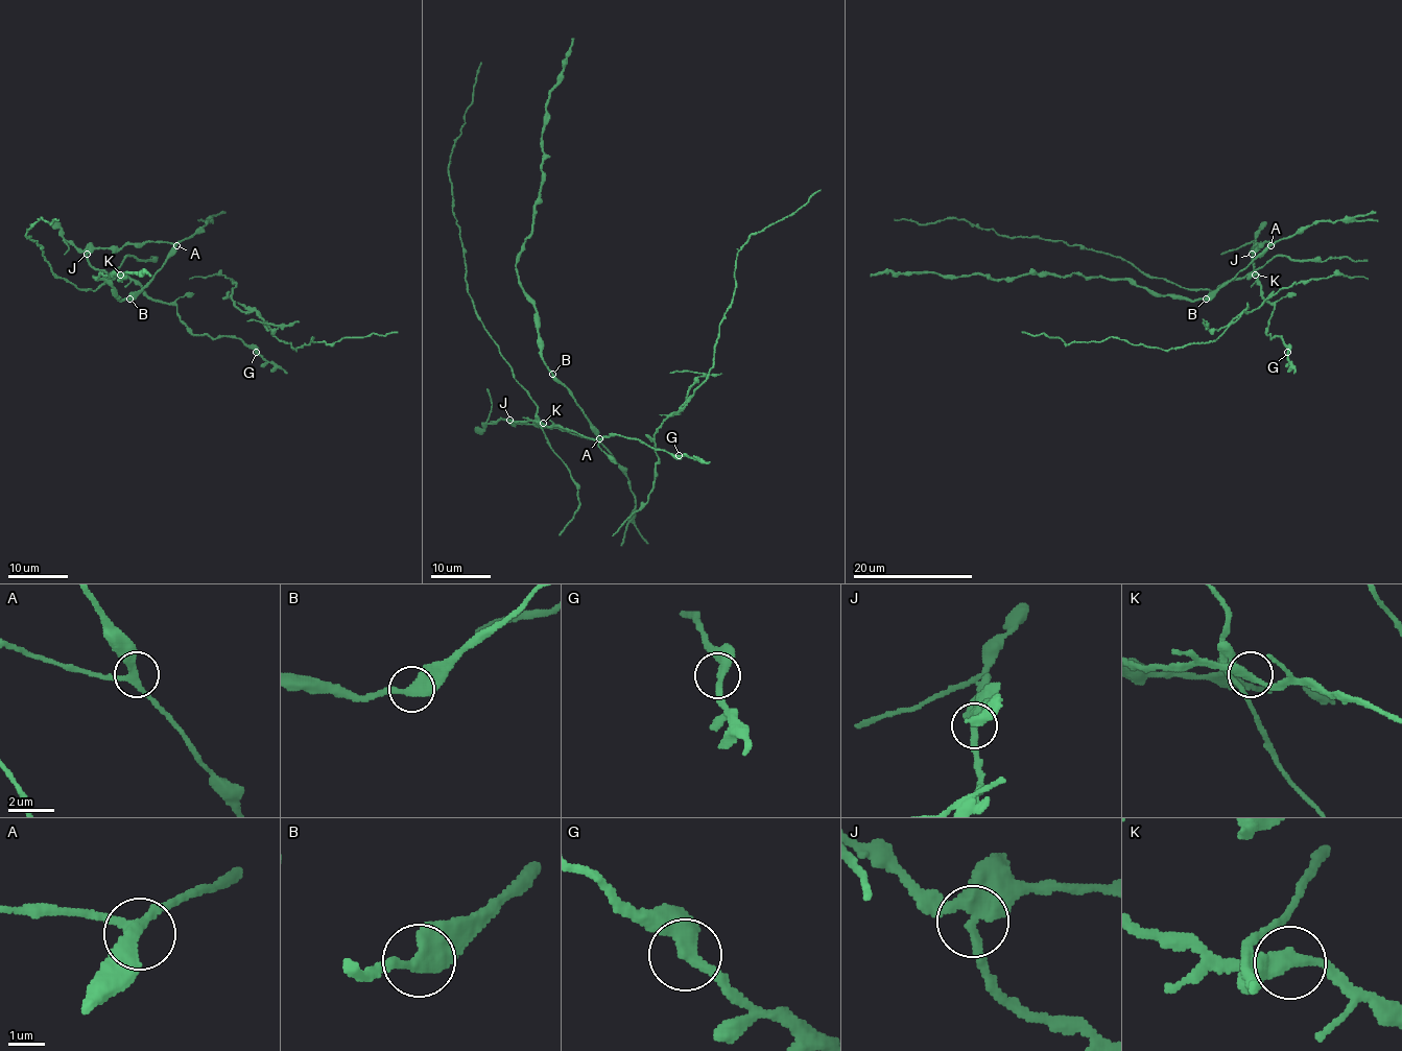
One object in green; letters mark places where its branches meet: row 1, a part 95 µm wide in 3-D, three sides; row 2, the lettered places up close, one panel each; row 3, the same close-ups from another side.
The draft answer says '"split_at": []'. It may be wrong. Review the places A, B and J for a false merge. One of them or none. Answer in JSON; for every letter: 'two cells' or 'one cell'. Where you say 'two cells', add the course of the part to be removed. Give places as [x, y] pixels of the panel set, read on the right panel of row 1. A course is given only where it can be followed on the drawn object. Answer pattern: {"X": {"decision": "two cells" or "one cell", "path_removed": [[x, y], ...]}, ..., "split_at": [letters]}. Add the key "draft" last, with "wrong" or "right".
{"A": {"decision": "one cell"}, "B": {"decision": "one cell"}, "J": {"decision": "two cells"}, "split_at": ["J"], "draft": "wrong"}

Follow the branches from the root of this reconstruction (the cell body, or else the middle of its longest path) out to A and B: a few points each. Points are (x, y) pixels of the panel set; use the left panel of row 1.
A: (92, 252), (95, 248), (122, 248), (127, 244), (147, 241), (176, 245)
B: (92, 252), (147, 241), (174, 245), (153, 277), (129, 299)

